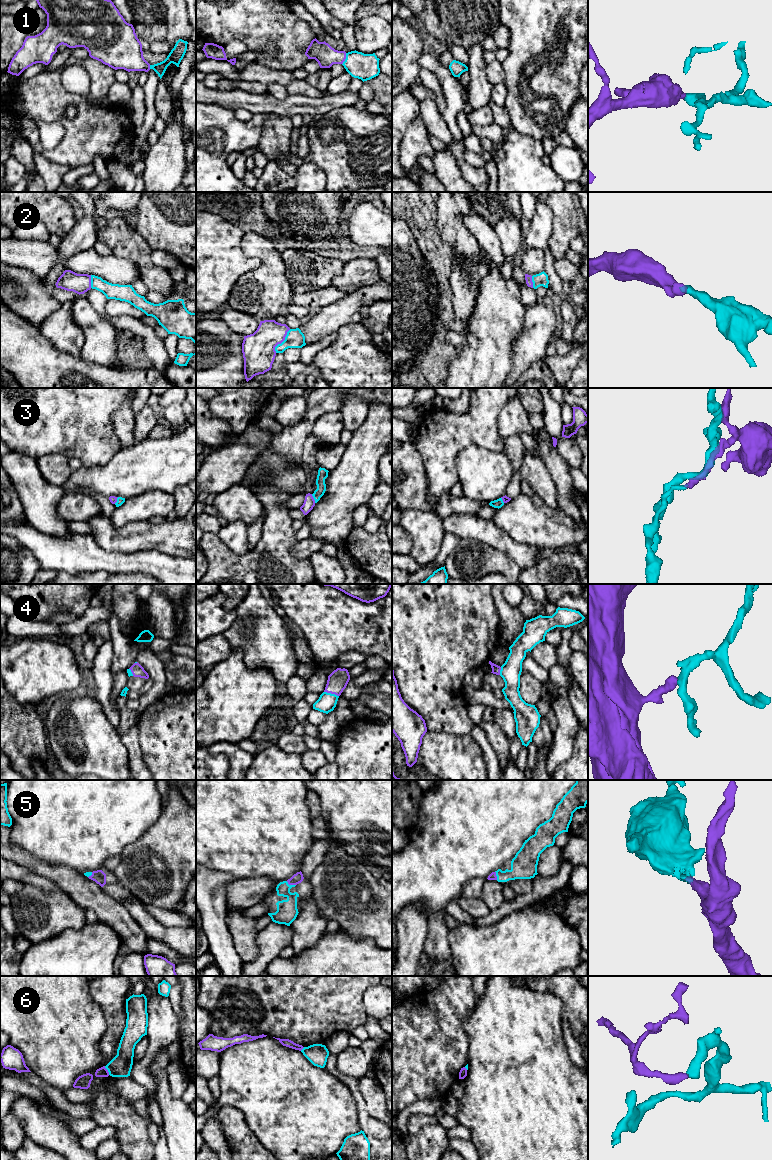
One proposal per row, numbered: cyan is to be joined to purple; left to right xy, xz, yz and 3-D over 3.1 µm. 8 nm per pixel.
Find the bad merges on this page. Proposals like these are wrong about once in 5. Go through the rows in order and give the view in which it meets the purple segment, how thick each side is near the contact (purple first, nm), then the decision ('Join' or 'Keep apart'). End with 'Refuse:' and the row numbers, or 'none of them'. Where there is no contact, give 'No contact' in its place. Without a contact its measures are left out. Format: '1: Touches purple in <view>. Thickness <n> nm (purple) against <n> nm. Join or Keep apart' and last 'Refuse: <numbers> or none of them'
1: Touches purple in xz. Thickness 170 nm (purple) against 200 nm. Join
2: Touches purple in xz. Thickness 260 nm (purple) against 150 nm. Join
3: Touches purple in xz. Thickness 90 nm (purple) against 80 nm. Keep apart
4: Touches purple in xz. Thickness 160 nm (purple) against 150 nm. Join
5: Touches purple in xz. Thickness 90 nm (purple) against 170 nm. Join
6: Touches purple in xy. Thickness 80 nm (purple) against 180 nm. Keep apart
Refuse: 3, 6

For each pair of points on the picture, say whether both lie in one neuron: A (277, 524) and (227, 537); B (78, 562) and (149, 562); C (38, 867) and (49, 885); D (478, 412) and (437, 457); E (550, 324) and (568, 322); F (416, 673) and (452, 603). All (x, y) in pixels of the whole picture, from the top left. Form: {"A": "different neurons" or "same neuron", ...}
{"A": "different neurons", "B": "same neuron", "C": "different neurons", "D": "same neuron", "E": "different neurons", "F": "same neuron"}

